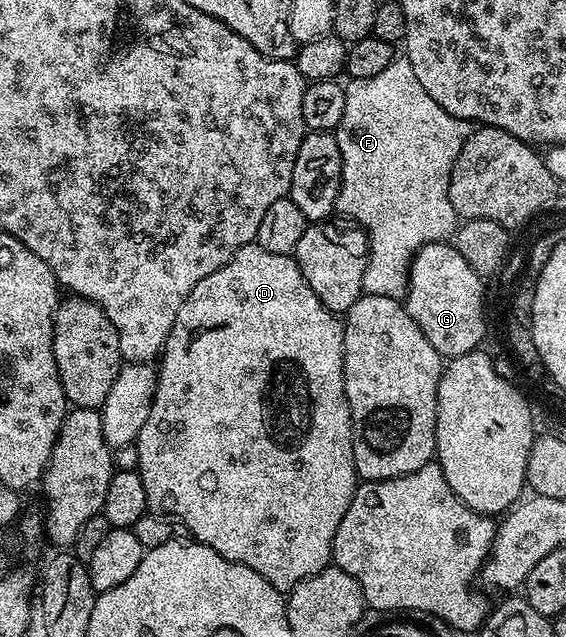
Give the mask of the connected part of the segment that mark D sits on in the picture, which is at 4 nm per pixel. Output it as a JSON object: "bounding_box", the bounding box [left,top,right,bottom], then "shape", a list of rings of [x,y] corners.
{"bounding_box":[135,242,359,594],"shape":[[[255,242],[248,244],[233,255],[231,262],[219,266],[219,270],[215,270],[215,274],[207,274],[207,278],[203,278],[203,282],[199,282],[199,286],[195,286],[195,290],[191,290],[191,294],[187,294],[183,306],[179,306],[179,314],[175,314],[175,326],[171,326],[171,334],[165,339],[165,347],[159,357],[157,389],[151,406],[151,414],[147,414],[147,422],[140,434],[137,435],[135,443],[139,450],[137,471],[141,473],[143,478],[143,490],[147,490],[147,502],[150,509],[180,520],[186,533],[196,543],[206,544],[208,548],[215,550],[223,558],[227,558],[231,562],[239,562],[243,566],[255,570],[255,574],[267,578],[267,582],[271,582],[271,586],[275,586],[275,590],[279,590],[283,594],[288,594],[299,582],[303,582],[330,567],[333,558],[335,530],[339,530],[339,522],[343,522],[343,514],[347,514],[347,506],[351,506],[351,498],[359,483],[355,458],[353,457],[351,410],[345,393],[345,326],[342,317],[336,312],[327,310],[327,306],[323,306],[323,302],[319,302],[319,294],[315,294],[315,290],[311,290],[311,286],[307,286],[307,278],[303,278],[303,270],[299,270],[297,261],[292,255],[271,254],[271,250],[263,250],[263,246],[259,246]]]}

